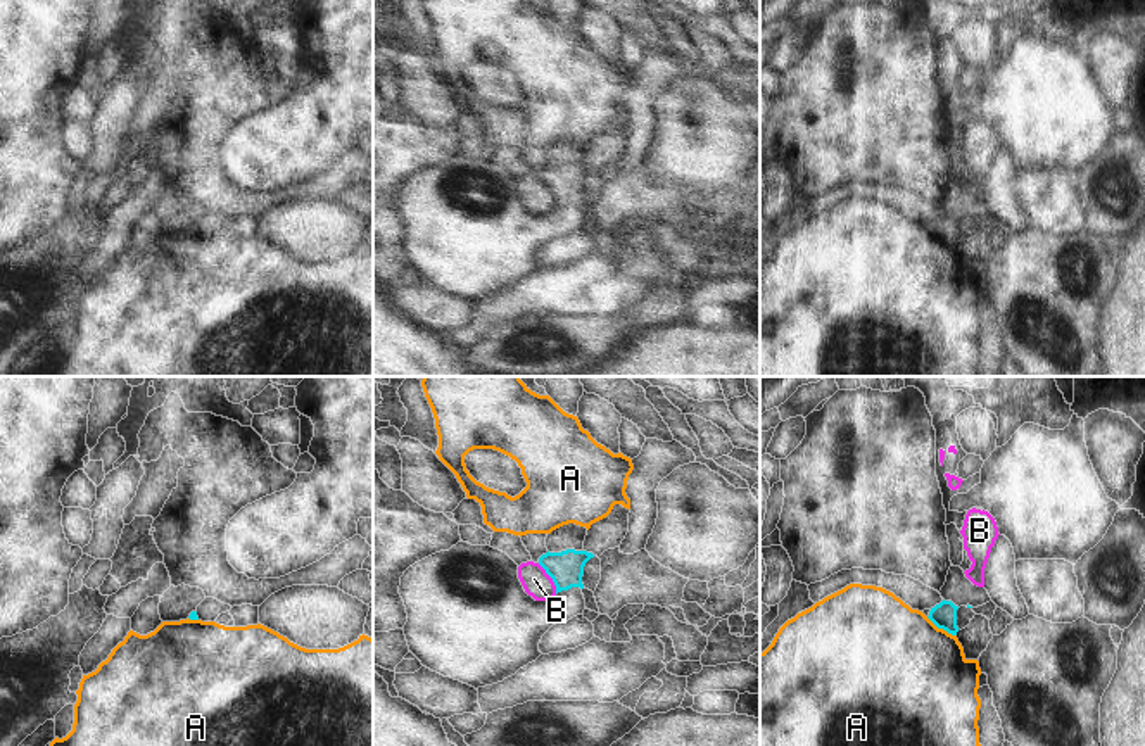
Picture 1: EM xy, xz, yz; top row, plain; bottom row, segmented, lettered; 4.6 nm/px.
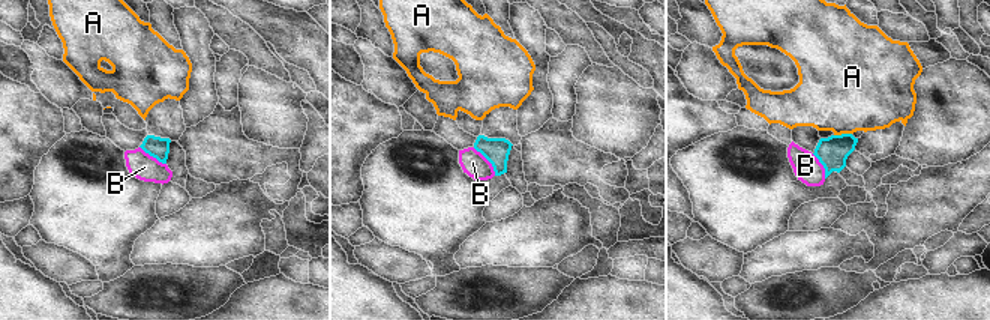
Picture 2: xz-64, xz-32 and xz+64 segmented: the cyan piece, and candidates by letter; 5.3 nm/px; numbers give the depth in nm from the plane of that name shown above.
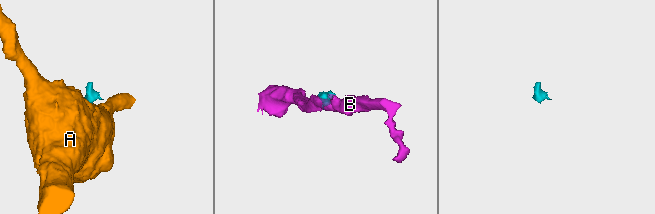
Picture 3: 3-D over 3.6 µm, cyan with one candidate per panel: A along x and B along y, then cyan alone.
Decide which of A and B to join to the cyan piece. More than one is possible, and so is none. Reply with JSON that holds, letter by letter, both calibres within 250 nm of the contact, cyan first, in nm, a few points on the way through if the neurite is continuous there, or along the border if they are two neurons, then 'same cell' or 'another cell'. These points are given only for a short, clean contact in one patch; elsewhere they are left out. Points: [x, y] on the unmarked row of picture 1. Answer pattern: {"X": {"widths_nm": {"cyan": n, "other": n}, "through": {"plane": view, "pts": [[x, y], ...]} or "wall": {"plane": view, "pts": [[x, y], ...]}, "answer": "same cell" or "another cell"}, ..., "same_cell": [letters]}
{"A": {"widths_nm": {"cyan": 120, "other": 480}, "wall": {"plane": "yz", "pts": [[926, 230], [955, 249]]}, "answer": "another cell"}, "B": {"widths_nm": {"cyan": 160, "other": 130}, "wall": {"plane": "xz", "pts": [[537, 177], [551, 192], [556, 206]]}, "answer": "another cell"}, "same_cell": []}

